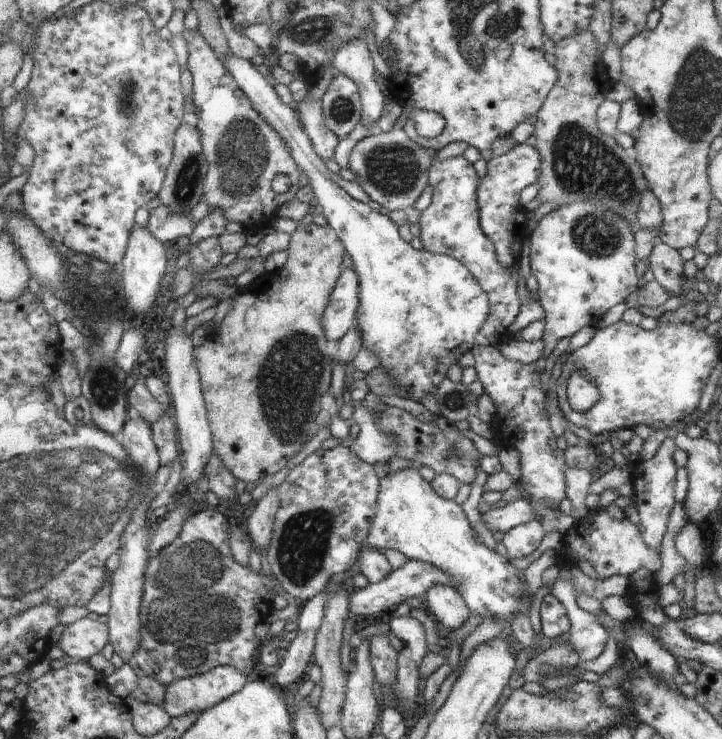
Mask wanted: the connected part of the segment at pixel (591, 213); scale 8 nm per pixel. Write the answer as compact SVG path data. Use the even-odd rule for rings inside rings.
M581 200L579 204L567 204L543 216L530 236L530 270L538 283L538 296L545 309L545 331L543 337L548 343L543 352L546 358L555 350L561 338L575 336L581 328L591 324L595 317L603 316L611 306L623 302L637 288L637 276L633 262L638 254L629 232L631 224L619 214L613 214L601 203Z

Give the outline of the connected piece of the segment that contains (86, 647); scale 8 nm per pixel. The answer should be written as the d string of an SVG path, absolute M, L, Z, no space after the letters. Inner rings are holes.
M85 617L67 625L58 643L71 658L87 661L93 654L103 652L103 648L110 644L110 638L107 624Z

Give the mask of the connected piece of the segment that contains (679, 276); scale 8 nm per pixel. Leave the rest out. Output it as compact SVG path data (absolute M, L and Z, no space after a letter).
M655 237L648 260L648 268L653 274L654 281L670 297L679 296L681 284L686 279L682 268L684 262L679 257L679 253L670 246L663 244L658 237Z

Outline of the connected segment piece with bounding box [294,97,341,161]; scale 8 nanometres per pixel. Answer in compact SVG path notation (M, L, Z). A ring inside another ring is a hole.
M306 97L303 101L294 104L294 107L299 112L303 128L311 138L317 154L324 161L333 159L341 138L331 132L329 126L325 124L322 102L311 101Z

